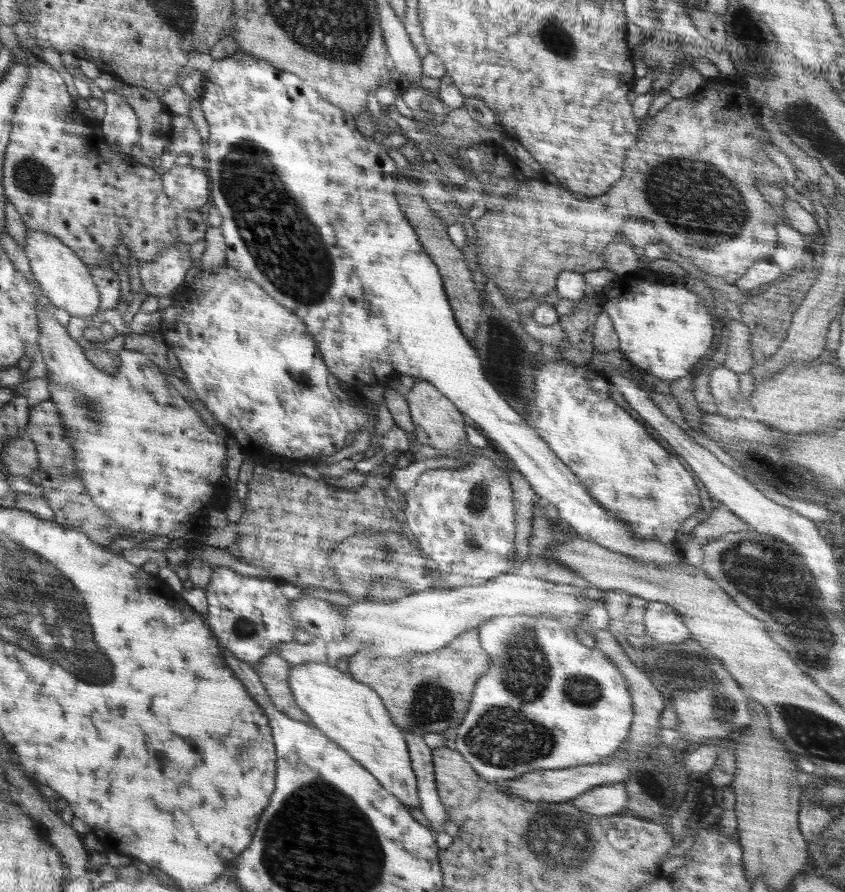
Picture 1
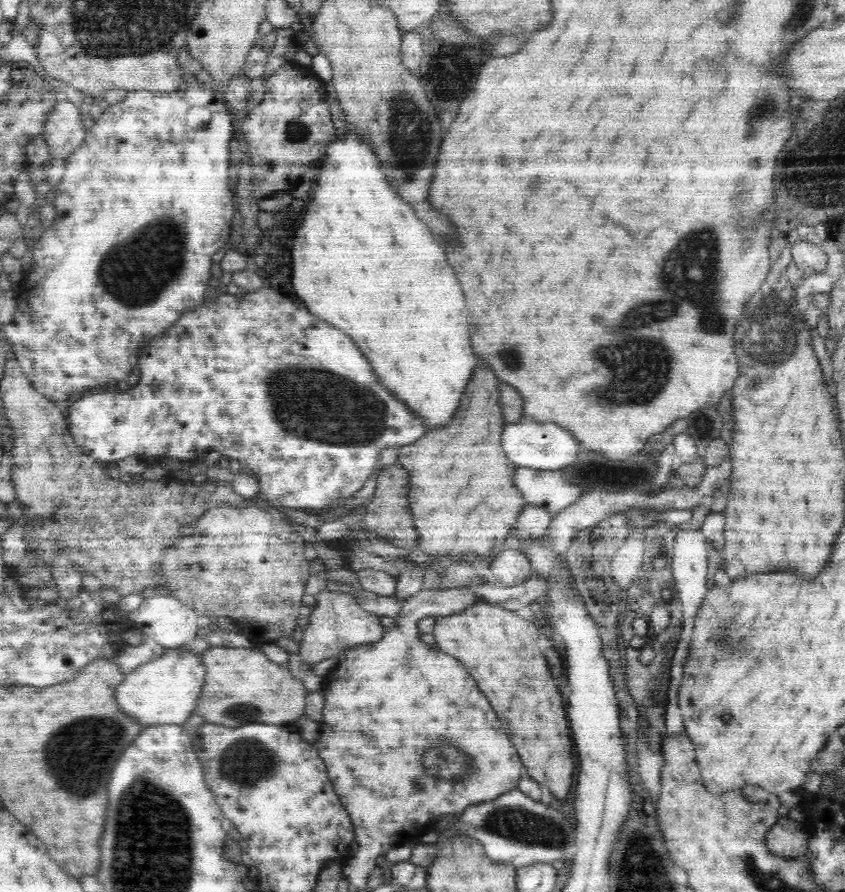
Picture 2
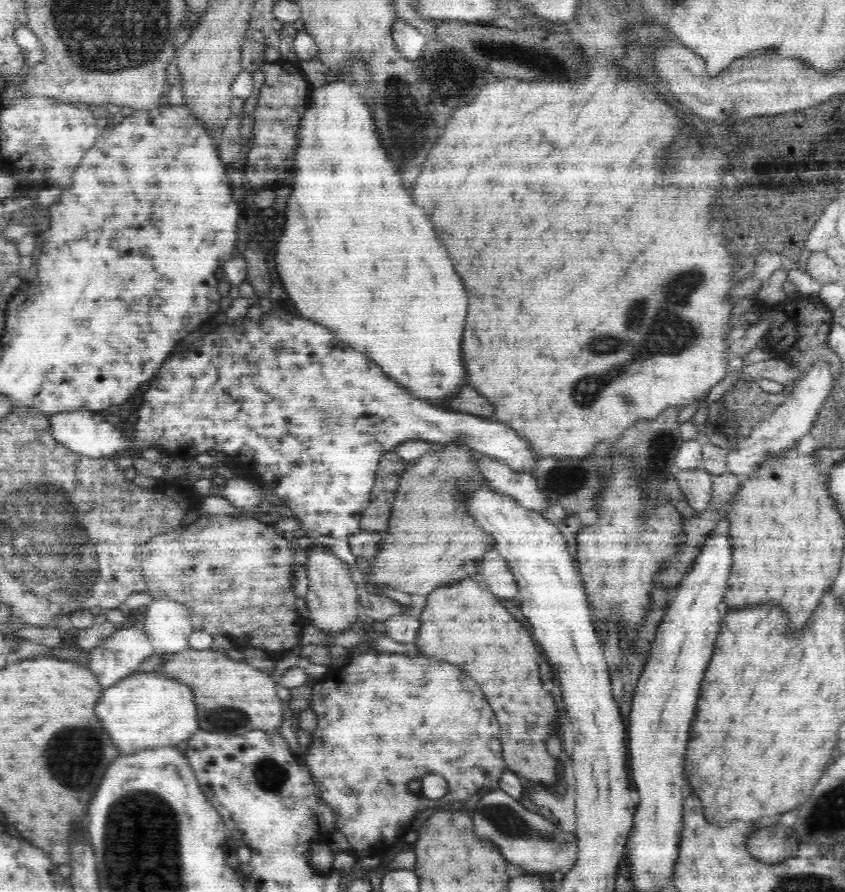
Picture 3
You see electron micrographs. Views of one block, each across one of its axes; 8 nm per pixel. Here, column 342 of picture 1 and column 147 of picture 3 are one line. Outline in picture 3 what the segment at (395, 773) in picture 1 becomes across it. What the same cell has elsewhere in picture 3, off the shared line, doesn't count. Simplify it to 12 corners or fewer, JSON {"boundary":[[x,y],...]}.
{"boundary":[[138,670],[95,715],[121,755],[183,746],[199,730],[192,689]]}

